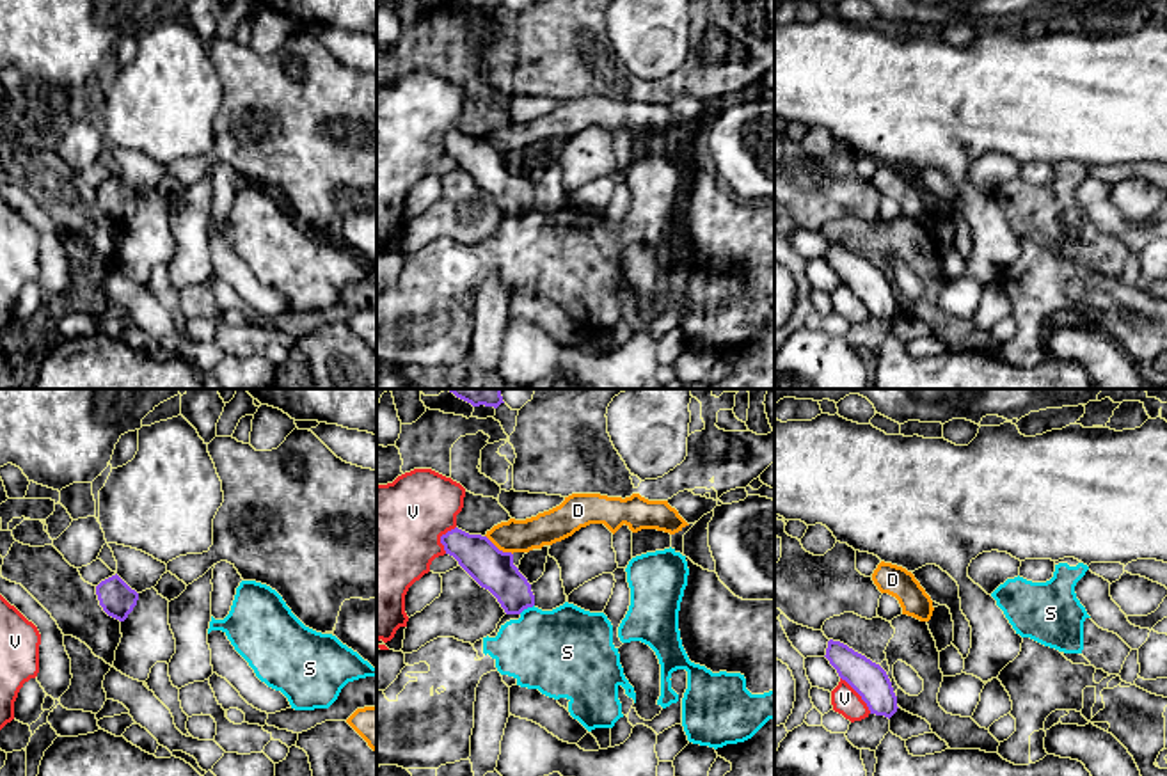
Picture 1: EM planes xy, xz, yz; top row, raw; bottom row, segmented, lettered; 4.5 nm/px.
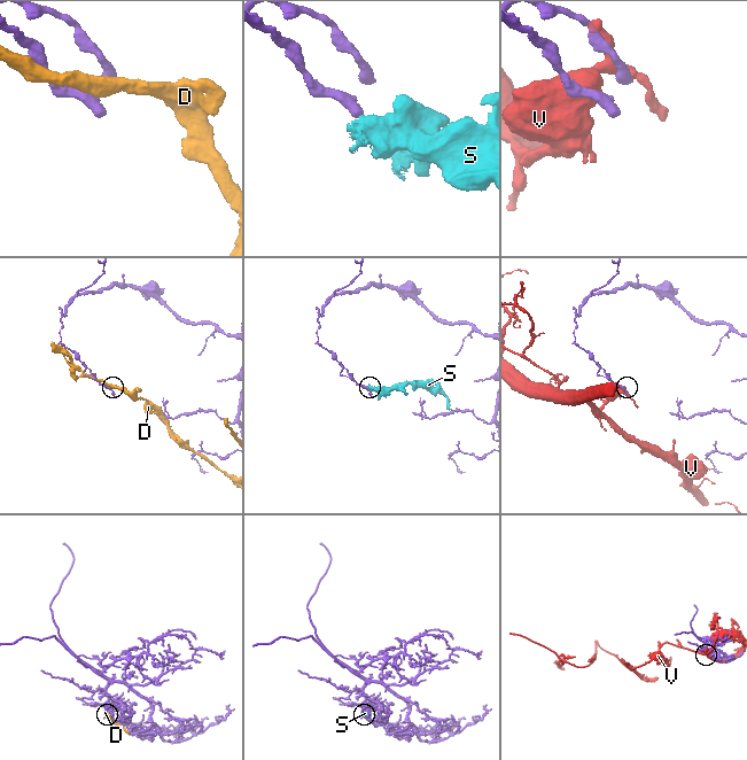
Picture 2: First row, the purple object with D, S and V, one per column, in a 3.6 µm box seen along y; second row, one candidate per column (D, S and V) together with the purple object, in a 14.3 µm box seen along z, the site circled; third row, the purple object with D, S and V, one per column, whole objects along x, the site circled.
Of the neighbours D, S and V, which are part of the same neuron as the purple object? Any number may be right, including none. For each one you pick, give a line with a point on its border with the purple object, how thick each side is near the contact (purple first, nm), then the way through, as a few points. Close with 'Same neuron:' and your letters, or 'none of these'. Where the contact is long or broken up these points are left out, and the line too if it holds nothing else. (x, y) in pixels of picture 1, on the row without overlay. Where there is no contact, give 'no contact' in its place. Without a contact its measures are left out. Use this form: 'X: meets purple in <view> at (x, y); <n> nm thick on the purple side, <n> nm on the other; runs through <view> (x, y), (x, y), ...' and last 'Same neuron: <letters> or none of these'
Same neuron: none of these

